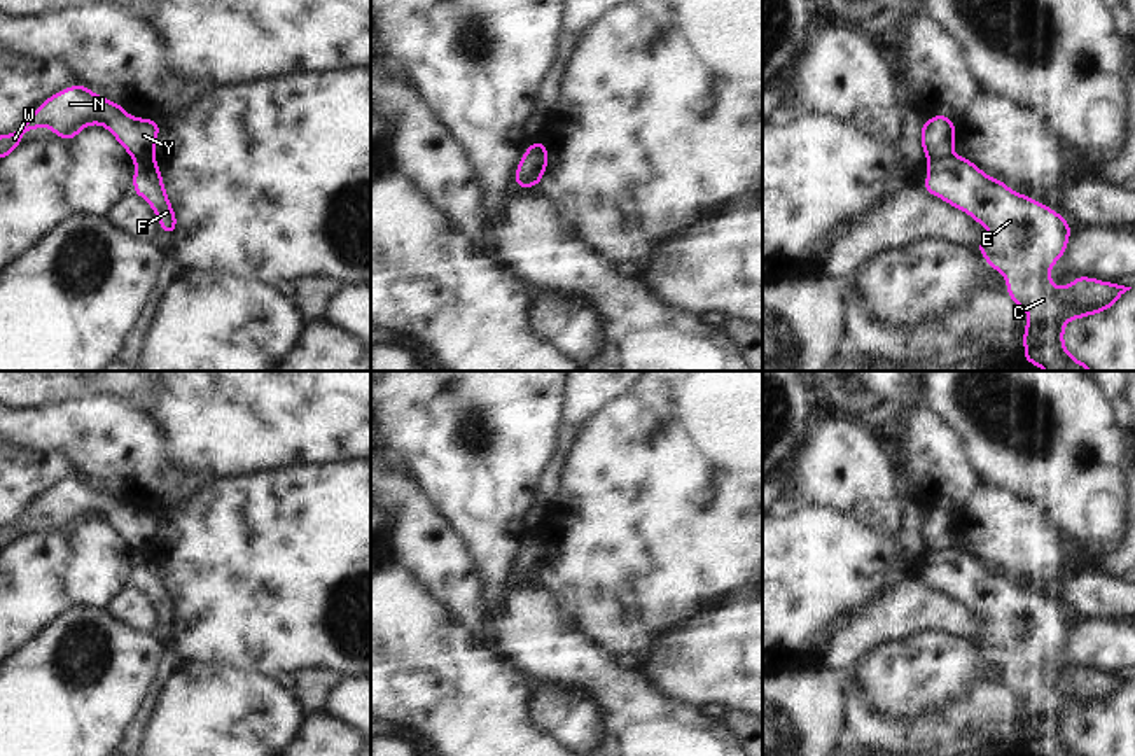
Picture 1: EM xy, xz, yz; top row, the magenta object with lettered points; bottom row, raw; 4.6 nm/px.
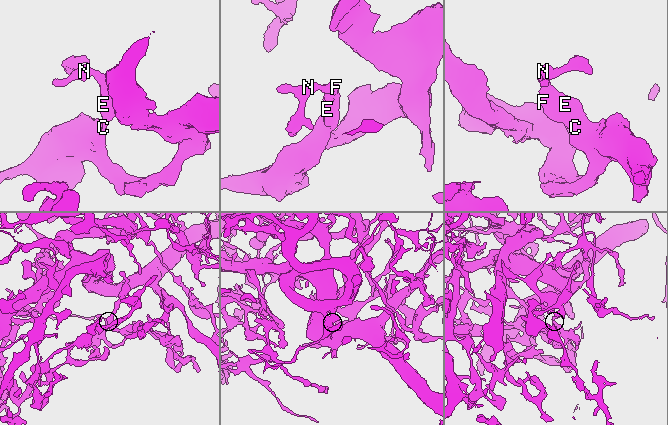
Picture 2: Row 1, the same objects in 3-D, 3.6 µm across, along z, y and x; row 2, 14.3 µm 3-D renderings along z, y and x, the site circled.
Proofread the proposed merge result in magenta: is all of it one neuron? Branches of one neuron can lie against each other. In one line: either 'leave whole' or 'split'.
split

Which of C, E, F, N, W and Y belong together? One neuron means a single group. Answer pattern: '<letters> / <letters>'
C E F / N W Y

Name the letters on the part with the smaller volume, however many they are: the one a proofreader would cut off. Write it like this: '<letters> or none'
N, W, Y.

